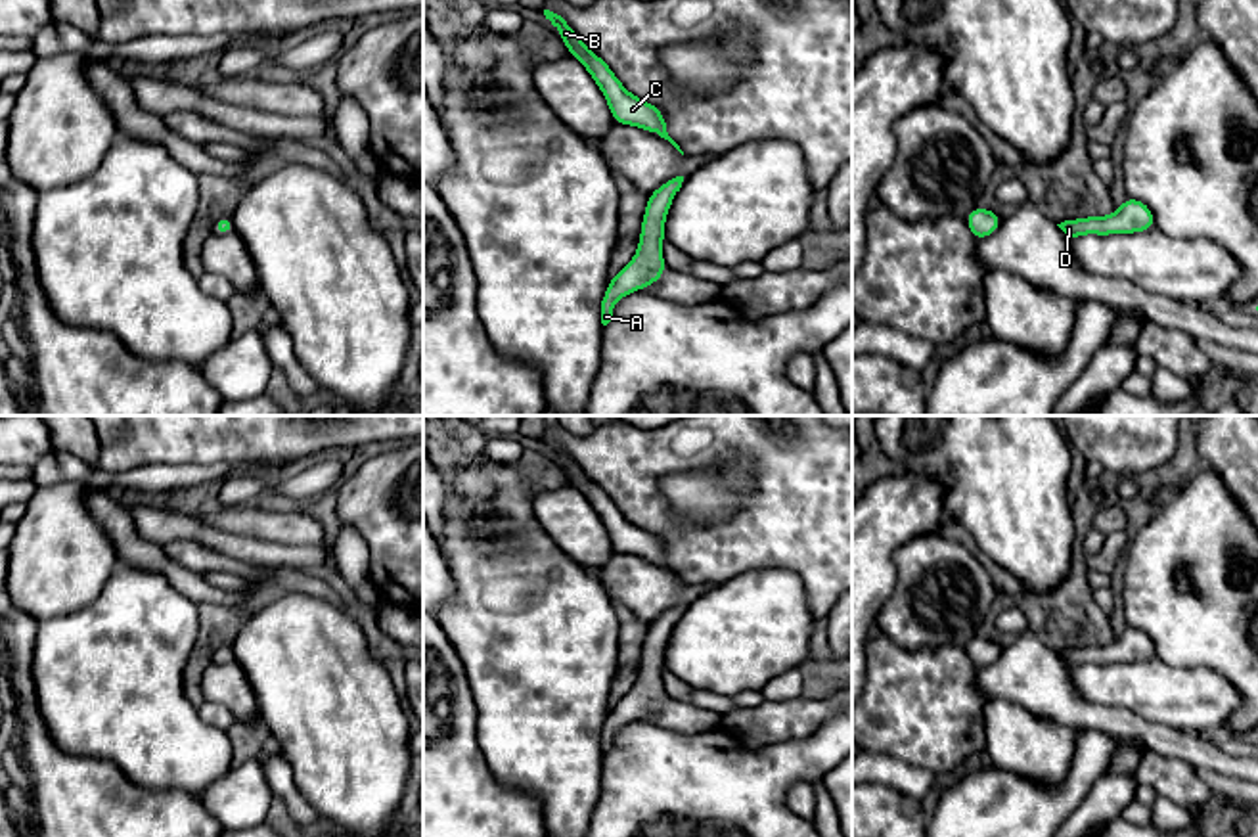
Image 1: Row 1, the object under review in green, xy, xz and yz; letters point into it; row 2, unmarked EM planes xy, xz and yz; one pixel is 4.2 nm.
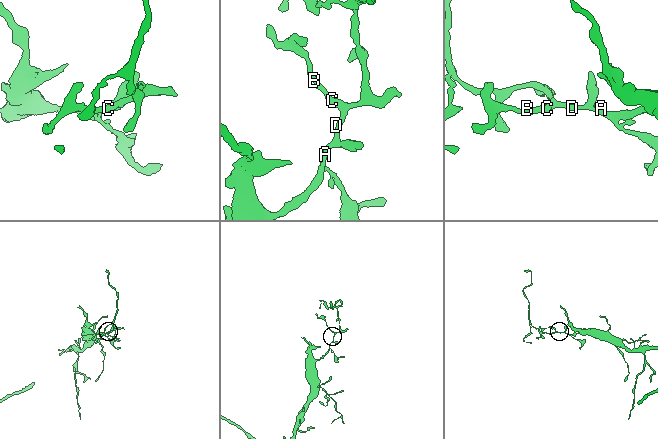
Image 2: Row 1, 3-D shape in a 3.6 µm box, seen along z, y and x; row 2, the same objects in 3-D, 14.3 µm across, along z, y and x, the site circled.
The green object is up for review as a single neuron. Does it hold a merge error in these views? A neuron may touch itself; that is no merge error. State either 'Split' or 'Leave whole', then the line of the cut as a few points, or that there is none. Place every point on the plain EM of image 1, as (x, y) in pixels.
Leave whole. No split

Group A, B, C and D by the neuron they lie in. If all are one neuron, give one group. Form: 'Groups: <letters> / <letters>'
Groups: A B C D

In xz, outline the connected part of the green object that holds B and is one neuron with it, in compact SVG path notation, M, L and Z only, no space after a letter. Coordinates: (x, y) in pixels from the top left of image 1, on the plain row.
M544 439L544 444L557 458L557 464L563 467L569 483L574 485L588 498L592 508L601 517L601 521L611 536L611 544L613 544L615 552L651 559L651 561L659 563L661 567L668 569L684 584L680 575L666 561L666 552L664 552L663 540L657 534L651 534L651 532L632 525L620 513L620 509L615 506L615 502L609 498L609 494L599 485L595 485L594 481L588 479L584 469L567 454L567 450L561 444L557 444L550 439Z

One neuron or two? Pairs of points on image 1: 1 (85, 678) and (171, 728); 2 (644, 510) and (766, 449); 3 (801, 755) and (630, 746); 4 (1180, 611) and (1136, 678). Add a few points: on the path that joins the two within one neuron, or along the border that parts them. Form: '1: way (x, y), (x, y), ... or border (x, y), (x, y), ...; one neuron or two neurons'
1: way (106, 684), (150, 728); one neuron
2: way (653, 474), (671, 456), (730, 447); one neuron
3: way (759, 765), (673, 765); one neuron
4: border (1155, 654), (1170, 665), (1199, 667); two neurons

